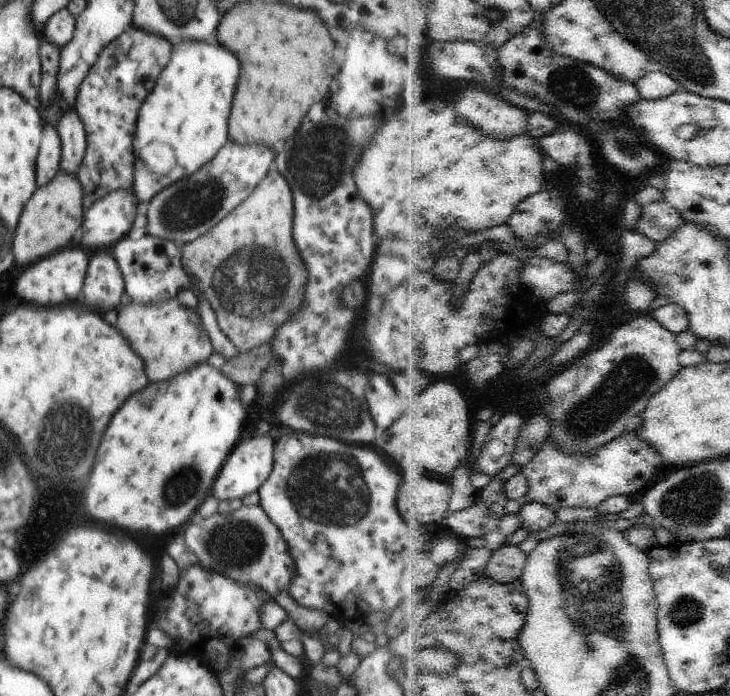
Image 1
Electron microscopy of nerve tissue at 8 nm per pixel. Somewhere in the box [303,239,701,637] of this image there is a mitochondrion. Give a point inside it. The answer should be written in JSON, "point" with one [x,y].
{"point":[604,409]}

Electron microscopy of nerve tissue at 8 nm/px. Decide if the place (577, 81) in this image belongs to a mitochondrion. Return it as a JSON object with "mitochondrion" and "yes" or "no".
{"mitochondrion":"yes"}

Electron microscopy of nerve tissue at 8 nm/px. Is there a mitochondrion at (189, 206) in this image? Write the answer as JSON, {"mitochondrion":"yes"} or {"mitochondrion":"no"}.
{"mitochondrion":"yes"}

